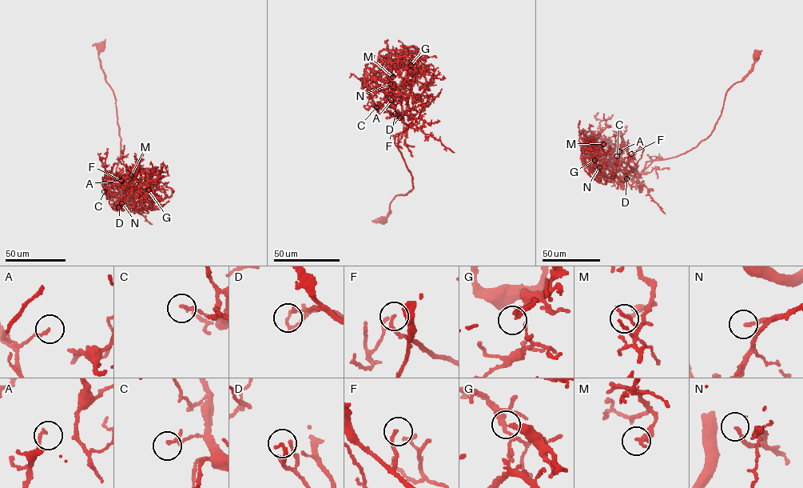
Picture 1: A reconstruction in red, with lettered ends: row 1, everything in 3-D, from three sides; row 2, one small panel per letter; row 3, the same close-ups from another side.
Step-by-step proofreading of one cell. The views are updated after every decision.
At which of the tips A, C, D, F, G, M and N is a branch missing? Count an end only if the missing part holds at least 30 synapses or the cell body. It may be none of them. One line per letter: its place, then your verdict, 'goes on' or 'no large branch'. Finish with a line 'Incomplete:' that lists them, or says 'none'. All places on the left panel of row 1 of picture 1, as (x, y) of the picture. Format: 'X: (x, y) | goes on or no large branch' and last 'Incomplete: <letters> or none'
A: (121, 181) | no large branch
C: (104, 191) | no large branch
D: (118, 207) | no large branch
F: (121, 180) | no large branch
G: (149, 190) | no large branch
M: (131, 175) | no large branch
N: (121, 203) | goes on
Incomplete: N

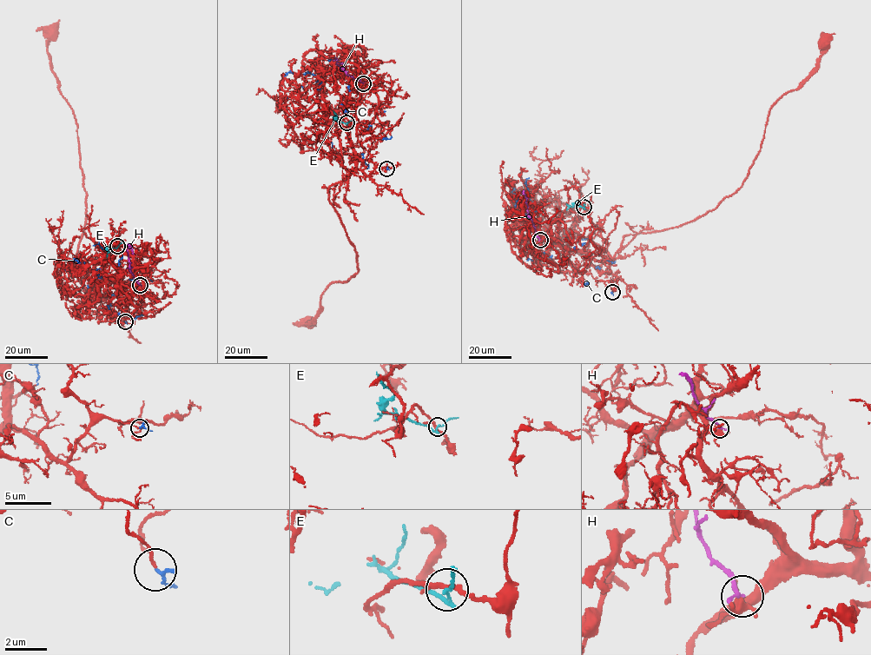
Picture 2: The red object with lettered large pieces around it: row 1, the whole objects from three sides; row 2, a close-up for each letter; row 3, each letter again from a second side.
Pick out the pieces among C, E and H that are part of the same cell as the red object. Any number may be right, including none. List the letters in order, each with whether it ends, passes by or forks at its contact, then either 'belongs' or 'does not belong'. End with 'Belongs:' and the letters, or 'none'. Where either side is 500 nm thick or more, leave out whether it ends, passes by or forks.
C: it ends; does not belong
E: it passes by; does not belong
H: it ends; does not belong
Belongs: none

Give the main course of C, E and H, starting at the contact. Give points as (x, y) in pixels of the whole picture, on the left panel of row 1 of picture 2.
C: (124, 321), (141, 314), (133, 281), (108, 306), (83, 263), (93, 246), (98, 244), (103, 249)
E: (117, 246), (107, 248), (109, 252), (106, 258)
H: (140, 285), (129, 270), (128, 248), (132, 254)

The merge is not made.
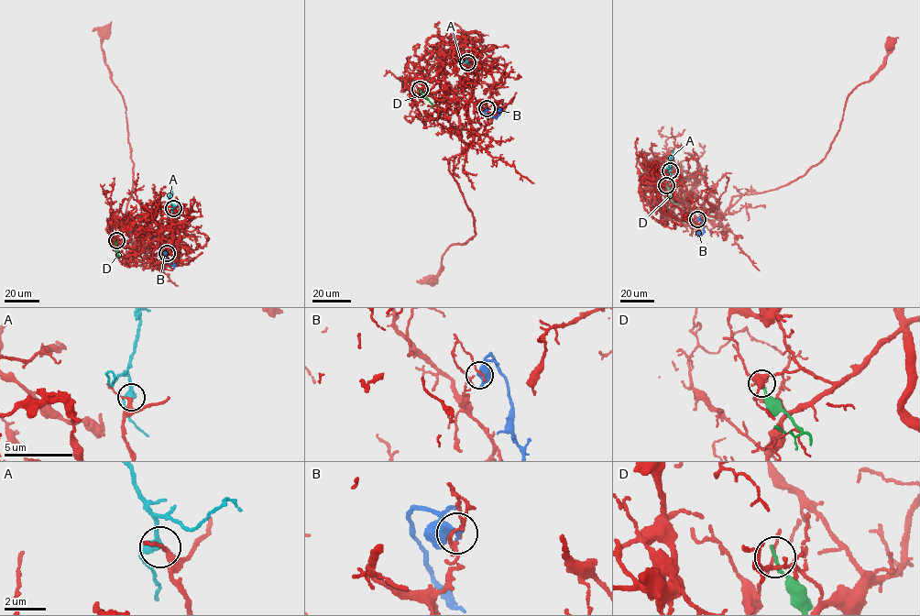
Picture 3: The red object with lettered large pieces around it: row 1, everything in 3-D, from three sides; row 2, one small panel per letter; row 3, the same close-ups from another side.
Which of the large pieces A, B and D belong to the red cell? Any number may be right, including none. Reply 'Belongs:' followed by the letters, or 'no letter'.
Belongs: A

